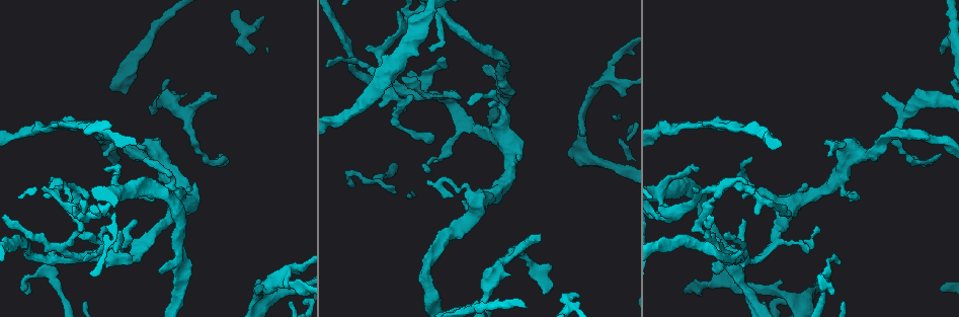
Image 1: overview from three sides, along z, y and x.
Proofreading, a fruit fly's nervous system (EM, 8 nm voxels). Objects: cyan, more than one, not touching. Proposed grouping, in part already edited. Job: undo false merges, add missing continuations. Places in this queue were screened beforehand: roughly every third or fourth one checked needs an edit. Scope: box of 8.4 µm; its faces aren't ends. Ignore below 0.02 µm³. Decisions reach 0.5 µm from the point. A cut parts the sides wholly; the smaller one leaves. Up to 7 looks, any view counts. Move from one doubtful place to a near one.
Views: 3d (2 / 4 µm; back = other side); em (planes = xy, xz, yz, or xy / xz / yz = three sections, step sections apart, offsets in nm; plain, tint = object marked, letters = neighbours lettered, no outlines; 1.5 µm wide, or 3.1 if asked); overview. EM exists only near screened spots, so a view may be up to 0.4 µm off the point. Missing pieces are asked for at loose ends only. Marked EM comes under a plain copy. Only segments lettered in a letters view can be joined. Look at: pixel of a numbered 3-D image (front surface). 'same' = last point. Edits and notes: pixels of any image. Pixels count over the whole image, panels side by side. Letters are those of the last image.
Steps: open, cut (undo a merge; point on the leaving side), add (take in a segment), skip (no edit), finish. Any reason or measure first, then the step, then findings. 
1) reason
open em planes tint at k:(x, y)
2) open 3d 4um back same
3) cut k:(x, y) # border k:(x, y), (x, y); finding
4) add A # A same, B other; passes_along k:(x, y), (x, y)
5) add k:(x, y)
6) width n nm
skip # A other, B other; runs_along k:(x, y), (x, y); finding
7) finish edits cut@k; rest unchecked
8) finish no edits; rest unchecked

sharp bend
open 3d 2um at 1:(660, 198)

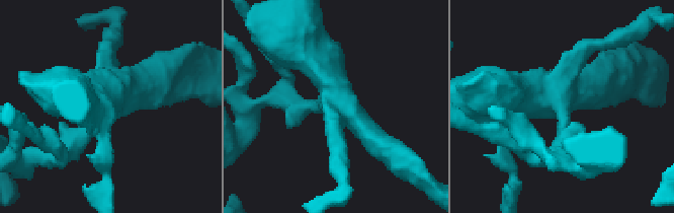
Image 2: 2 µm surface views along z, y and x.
open em planes tint at 2:(560, 104)

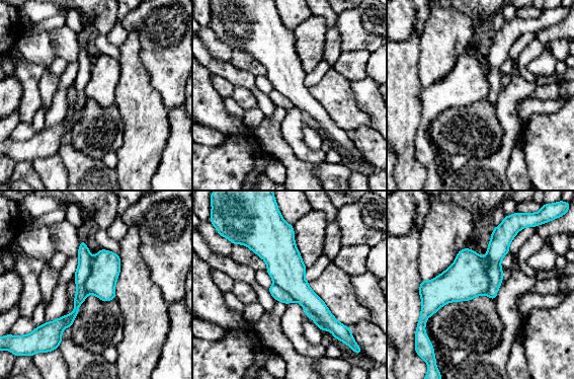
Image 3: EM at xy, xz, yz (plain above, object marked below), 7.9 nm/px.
open em planes letters same

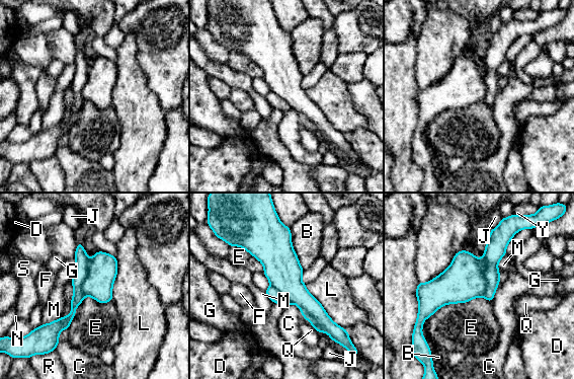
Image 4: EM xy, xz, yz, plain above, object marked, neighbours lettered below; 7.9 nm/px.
skip # B other, C other, D other, E other, F other, G other, J other, L other, M other, N other, Q other, R other, S other, Y other; runs_along 4:(281, 229), (285, 282), (330, 331); continuous, no second neuron

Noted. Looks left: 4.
sharp bend
open em xz step 8 tint at 1:(427, 95)

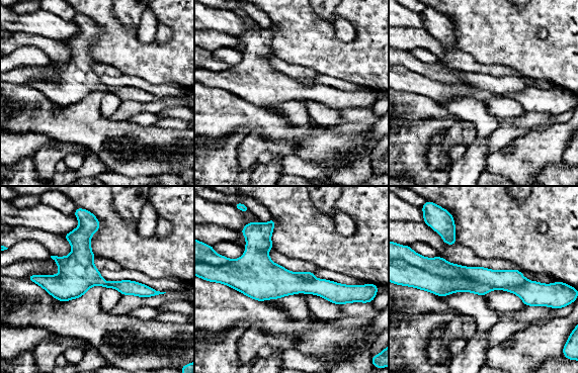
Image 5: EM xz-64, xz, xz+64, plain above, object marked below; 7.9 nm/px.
open em xz step 8 letters same

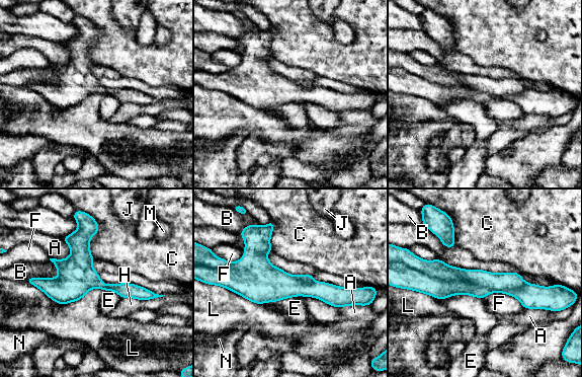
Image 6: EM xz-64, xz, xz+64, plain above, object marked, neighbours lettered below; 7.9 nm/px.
cut 6:(501, 282) # A other, B other, C other, E other, F other, H other, J other, L other, M other, N other; a second neuron is stuck on

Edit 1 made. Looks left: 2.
an open end
open em planes letters at 1:(883, 95)

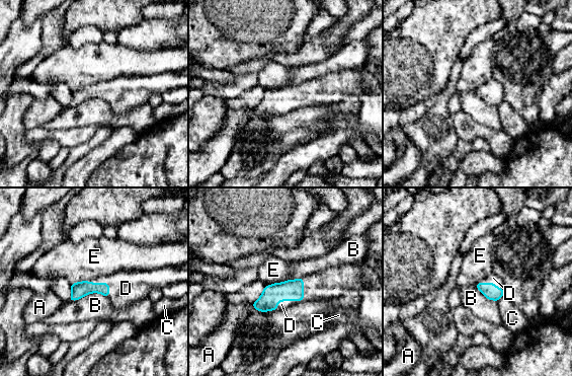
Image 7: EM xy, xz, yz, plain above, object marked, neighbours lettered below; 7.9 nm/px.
add D # A other, B other, C other, D same, E other; passes_along 7:(80, 289), (105, 283), (126, 288); it goes on there

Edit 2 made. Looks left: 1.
finish edits cut@6, add@7; rest unchecked

